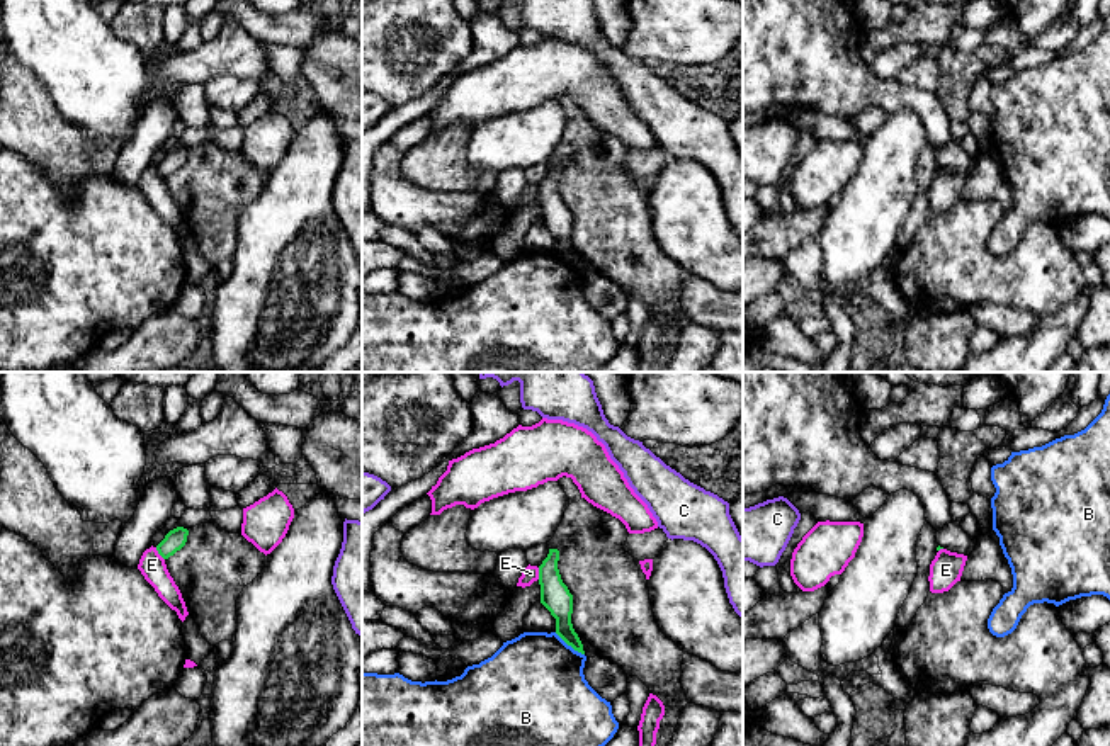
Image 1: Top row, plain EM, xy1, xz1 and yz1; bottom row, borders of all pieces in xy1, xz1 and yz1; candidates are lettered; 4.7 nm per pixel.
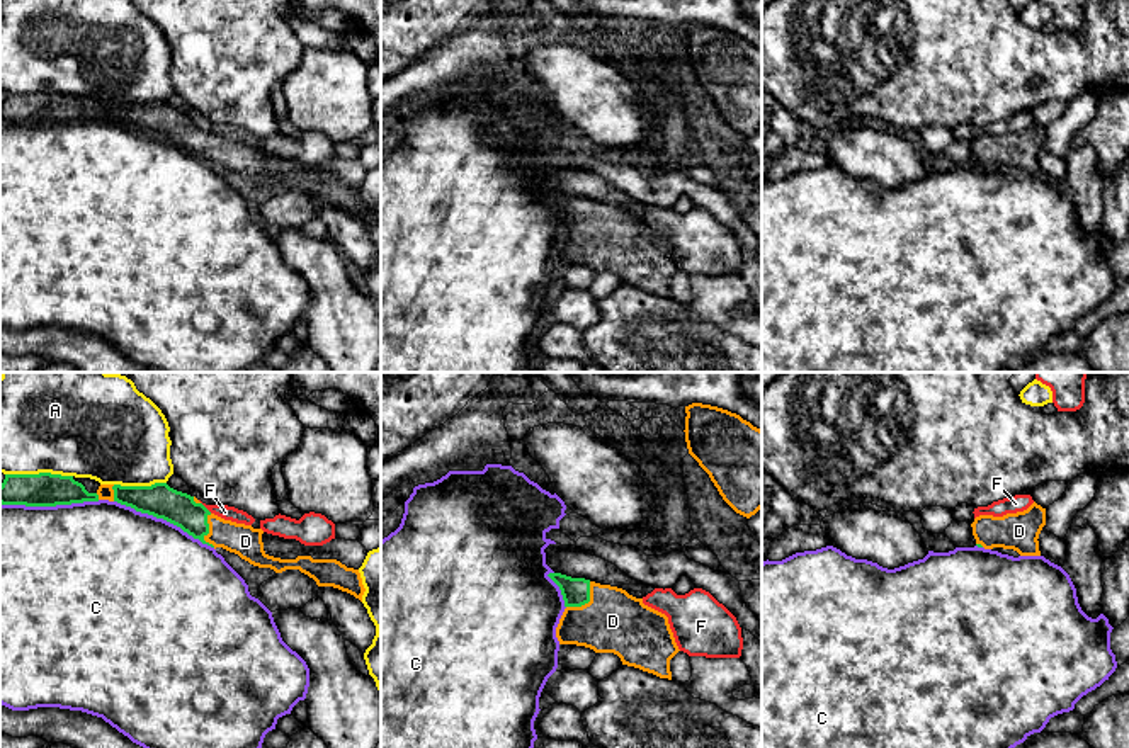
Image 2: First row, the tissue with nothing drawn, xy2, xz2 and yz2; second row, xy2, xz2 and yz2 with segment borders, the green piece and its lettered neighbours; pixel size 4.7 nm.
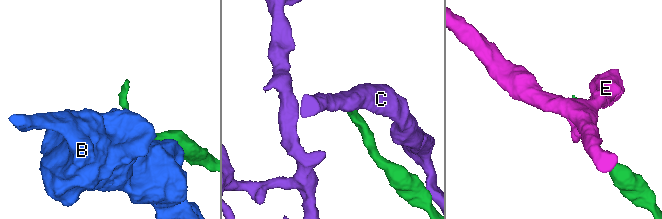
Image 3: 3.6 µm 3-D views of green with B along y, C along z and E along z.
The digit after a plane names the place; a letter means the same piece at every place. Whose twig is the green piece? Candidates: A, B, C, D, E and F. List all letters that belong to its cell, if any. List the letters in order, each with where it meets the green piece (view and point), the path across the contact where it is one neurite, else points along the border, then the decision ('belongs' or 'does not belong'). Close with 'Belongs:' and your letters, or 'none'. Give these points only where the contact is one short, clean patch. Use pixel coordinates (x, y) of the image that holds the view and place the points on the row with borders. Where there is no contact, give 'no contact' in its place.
A: meets green in xy2 at (39, 473); does not belong
B: meets green in xz1 at (570, 644); border along xz1 (554, 632), (583, 655); does not belong
C: meets green in xy2 at (164, 519); does not belong
D: meets green in xz2 at (587, 602); belongs
E: meets green in xy1 at (158, 553); border along xy1 (155, 548), (164, 559); does not belong
F: meets green in xy2 at (204, 507); border along xy2 (201, 502), (211, 512); does not belong
Belongs: D

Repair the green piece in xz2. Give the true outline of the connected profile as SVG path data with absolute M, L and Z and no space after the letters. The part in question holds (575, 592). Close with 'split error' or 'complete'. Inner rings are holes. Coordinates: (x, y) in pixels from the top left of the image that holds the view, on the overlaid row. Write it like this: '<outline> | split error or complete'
M549 573L547 576L559 586L566 607L556 627L559 644L585 646L595 653L614 653L622 665L672 680L670 660L680 649L665 614L617 586L561 573Z | split error

